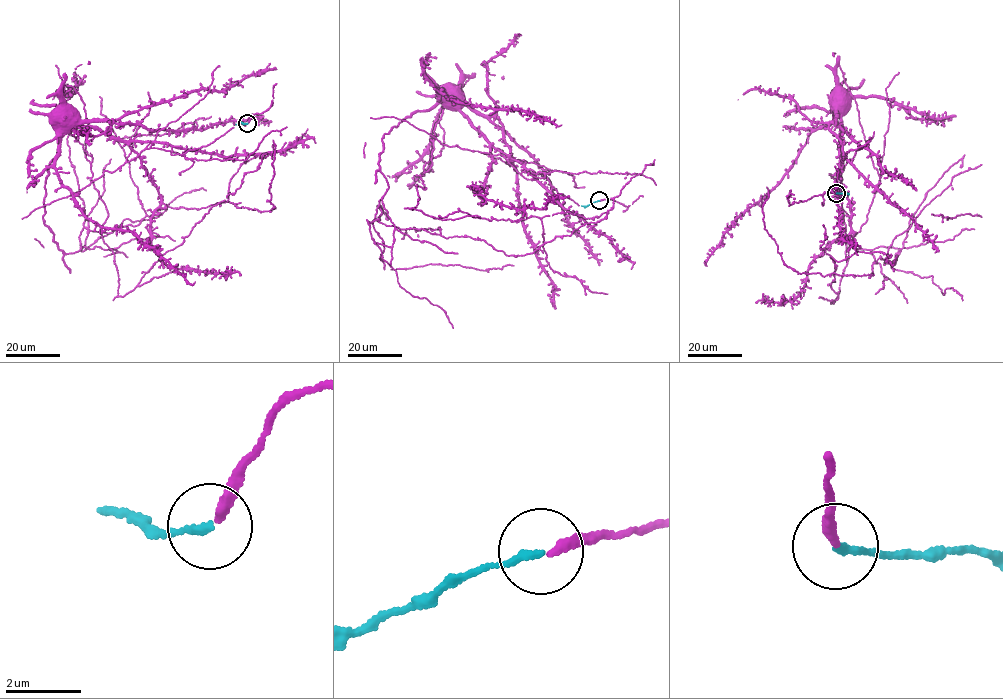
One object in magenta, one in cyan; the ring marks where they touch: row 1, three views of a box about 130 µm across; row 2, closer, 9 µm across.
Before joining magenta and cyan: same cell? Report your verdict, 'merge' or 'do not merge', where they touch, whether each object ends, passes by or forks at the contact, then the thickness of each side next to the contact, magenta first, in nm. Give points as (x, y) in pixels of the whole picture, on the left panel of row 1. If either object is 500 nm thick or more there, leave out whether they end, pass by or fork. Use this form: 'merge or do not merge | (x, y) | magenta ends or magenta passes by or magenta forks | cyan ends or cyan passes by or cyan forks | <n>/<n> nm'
merge | (247, 123) | magenta ends | cyan ends | 240/180 nm

